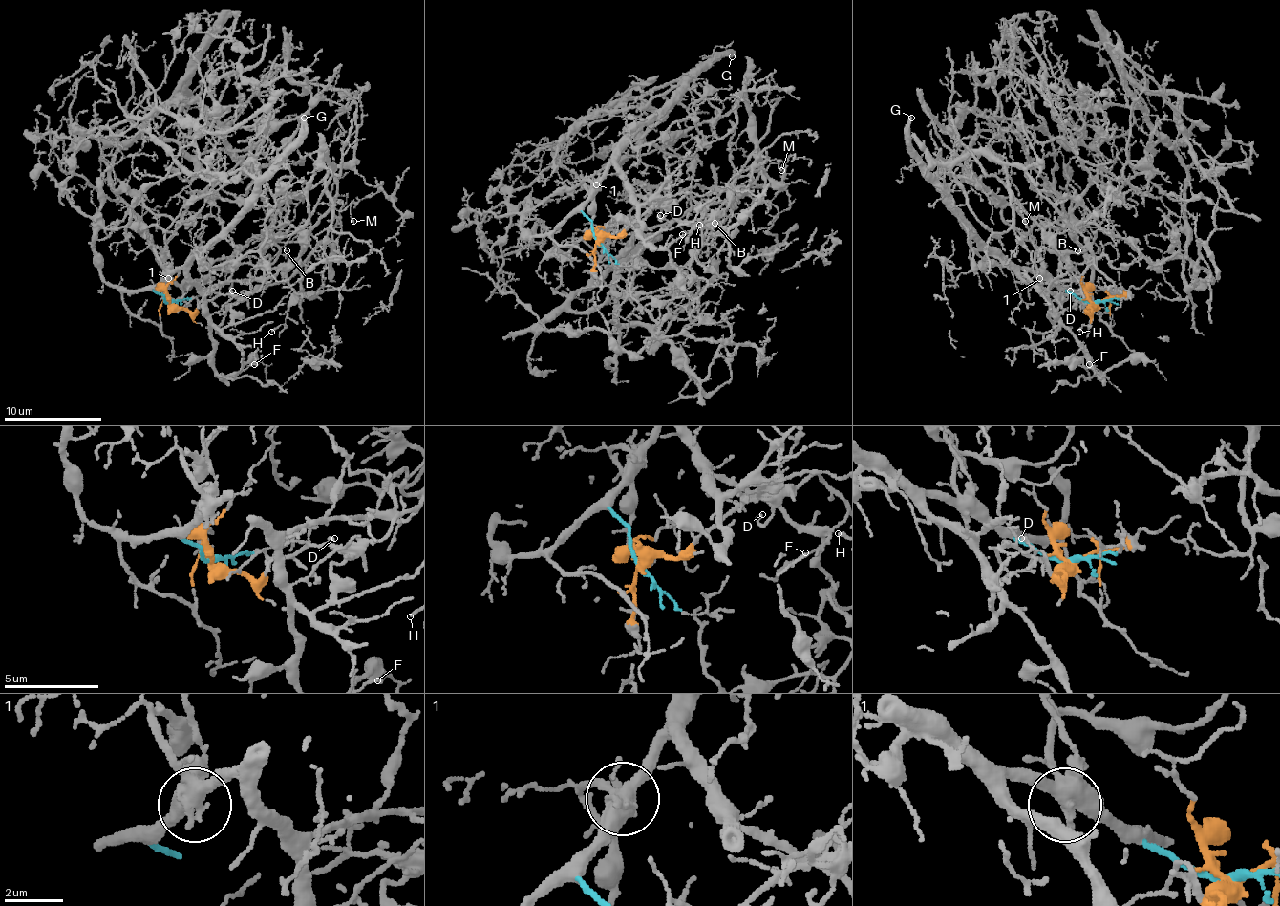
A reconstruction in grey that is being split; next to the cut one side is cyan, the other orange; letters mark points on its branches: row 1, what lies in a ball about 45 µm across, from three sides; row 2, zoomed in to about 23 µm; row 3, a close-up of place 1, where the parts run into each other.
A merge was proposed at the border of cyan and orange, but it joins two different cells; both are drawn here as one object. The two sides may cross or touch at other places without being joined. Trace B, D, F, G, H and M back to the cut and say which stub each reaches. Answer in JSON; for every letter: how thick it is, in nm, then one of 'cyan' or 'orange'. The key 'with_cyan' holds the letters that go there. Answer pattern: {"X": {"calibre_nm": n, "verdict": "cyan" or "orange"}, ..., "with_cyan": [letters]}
{"B": {"calibre_nm": 110, "verdict": "orange"}, "D": {"calibre_nm": 170, "verdict": "orange"}, "F": {"calibre_nm": 120, "verdict": "cyan"}, "G": {"calibre_nm": 280, "verdict": "cyan"}, "H": {"calibre_nm": 150, "verdict": "orange"}, "M": {"calibre_nm": 120, "verdict": "orange"}, "with_cyan": ["F", "G"]}

